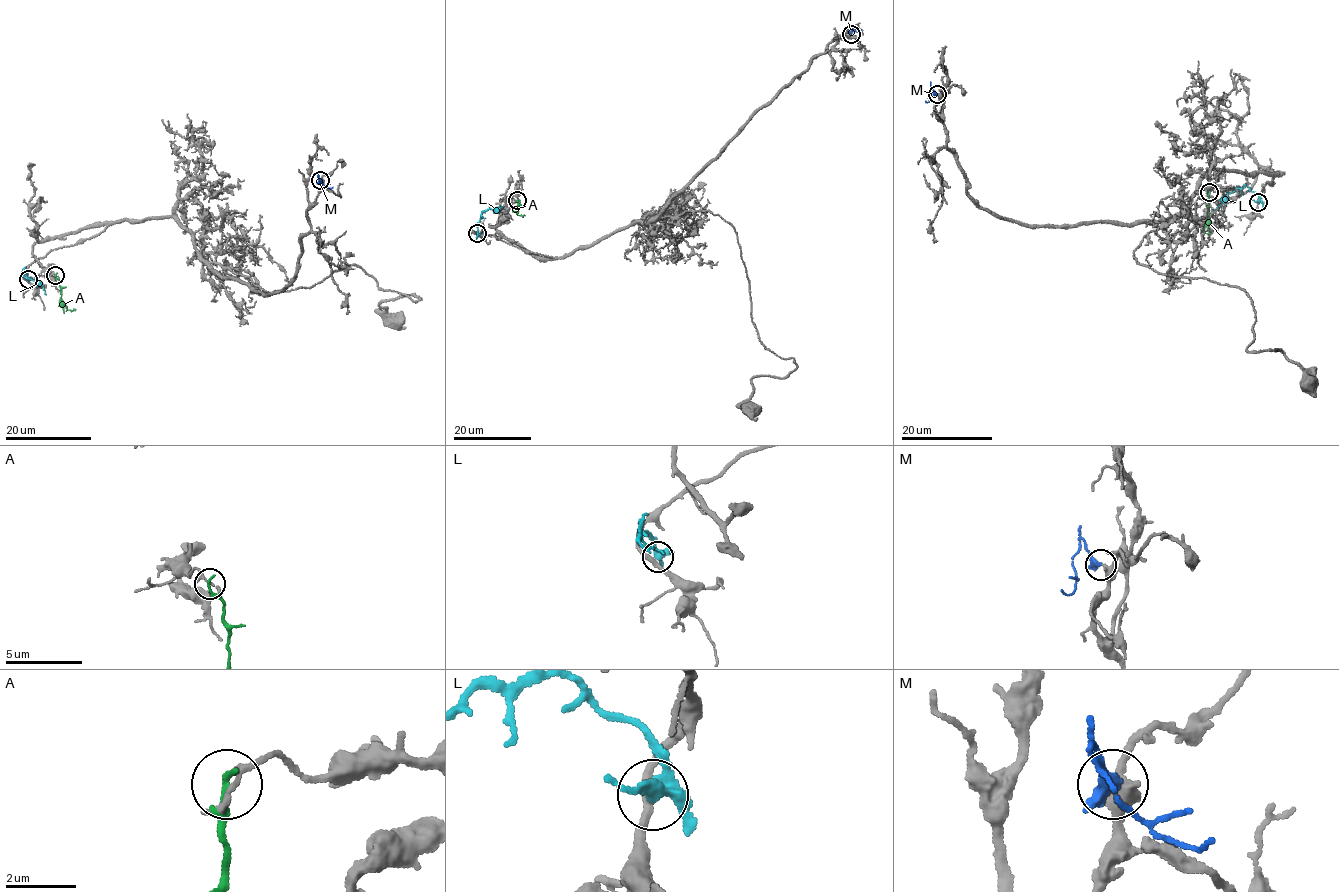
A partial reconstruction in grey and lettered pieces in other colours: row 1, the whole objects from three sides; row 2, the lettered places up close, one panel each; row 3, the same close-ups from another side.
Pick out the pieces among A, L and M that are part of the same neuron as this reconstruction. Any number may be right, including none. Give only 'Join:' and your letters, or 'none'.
Join: M

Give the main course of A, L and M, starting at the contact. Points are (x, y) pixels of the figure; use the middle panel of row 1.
A: (518, 200), (516, 210), (518, 215), (525, 215)
L: (477, 234), (481, 212), (502, 206)
M: (850, 34), (852, 27), (857, 32), (863, 30)

